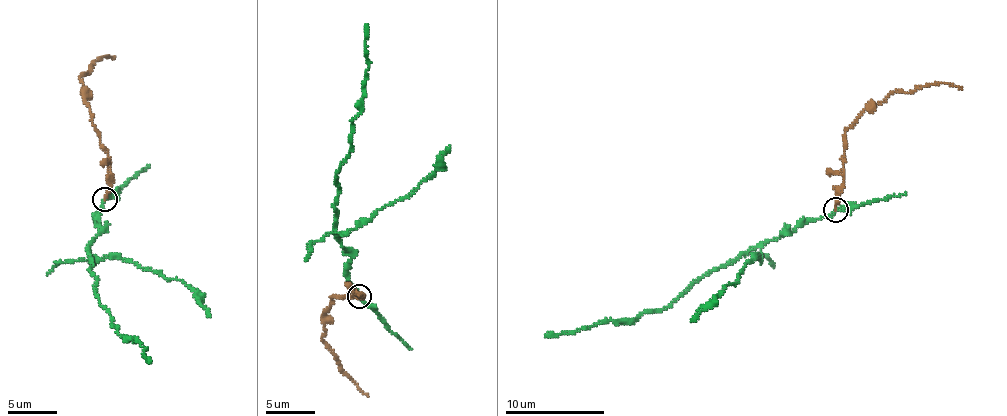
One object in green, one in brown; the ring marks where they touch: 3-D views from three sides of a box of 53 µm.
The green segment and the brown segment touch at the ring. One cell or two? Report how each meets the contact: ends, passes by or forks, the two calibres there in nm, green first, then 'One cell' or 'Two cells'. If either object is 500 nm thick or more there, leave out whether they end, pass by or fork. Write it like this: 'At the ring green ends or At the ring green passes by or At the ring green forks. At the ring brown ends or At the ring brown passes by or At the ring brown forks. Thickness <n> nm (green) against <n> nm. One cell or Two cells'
At the ring green passes by. At the ring brown ends. Thickness 200 nm (green) against 200 nm. Two cells

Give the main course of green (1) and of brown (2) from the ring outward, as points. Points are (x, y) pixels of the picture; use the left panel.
1: (104, 200), (96, 215), (101, 228), (88, 250), (95, 292), (118, 332), (139, 340), (149, 363)
2: (104, 200), (108, 150), (85, 97), (81, 76), (88, 73), (101, 57), (114, 58)

